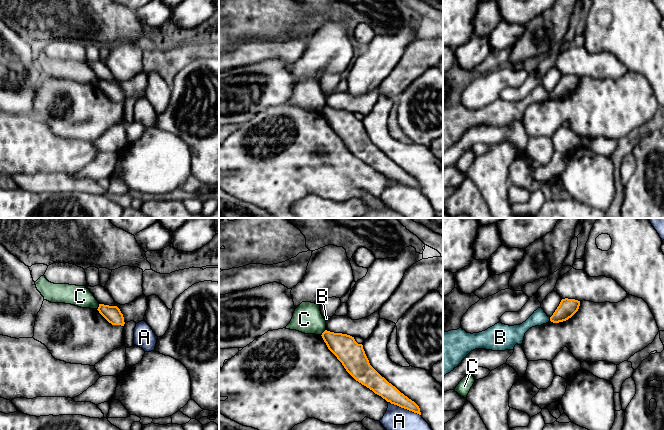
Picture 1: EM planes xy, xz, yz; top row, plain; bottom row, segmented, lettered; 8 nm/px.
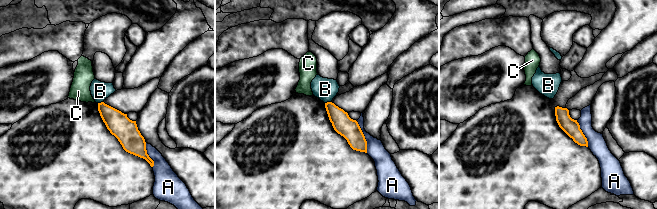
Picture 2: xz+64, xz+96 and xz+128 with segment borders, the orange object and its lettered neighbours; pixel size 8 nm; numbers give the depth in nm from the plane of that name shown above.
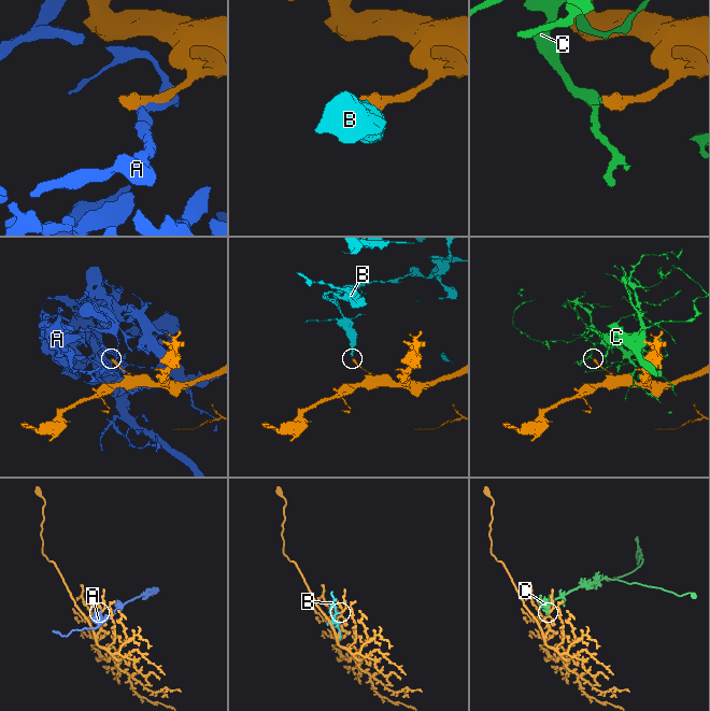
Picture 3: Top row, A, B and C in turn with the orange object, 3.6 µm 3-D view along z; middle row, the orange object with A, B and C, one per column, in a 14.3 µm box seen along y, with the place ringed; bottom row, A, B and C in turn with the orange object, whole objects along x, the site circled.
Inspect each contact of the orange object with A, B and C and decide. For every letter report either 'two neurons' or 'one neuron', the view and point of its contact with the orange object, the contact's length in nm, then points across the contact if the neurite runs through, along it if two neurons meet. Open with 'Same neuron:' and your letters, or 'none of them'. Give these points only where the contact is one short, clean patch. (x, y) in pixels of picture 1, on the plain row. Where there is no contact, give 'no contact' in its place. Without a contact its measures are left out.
Same neuron: none of them
A: two neurons; meets orange in xz at (404, 184); contact 300 nm long
B: two neurons; meets orange in yz at (550, 95); contact 30 nm long; border along yz (549, 93), (550, 96)
C: two neurons; meets orange in xz at (323, 108); contact 70 nm long

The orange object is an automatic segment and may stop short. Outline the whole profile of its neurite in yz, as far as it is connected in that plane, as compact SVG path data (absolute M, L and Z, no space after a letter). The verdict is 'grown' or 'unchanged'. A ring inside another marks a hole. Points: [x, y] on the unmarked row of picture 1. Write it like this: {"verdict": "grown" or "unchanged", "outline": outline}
{"verdict": "unchanged", "outline": "M562 75L559 82L550 93L553 99L559 99L571 94L579 85L580 77L575 75Z"}

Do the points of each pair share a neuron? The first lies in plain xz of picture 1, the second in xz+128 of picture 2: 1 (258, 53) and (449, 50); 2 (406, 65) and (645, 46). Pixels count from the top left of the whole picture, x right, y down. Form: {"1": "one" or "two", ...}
{"1": "one", "2": "one"}

